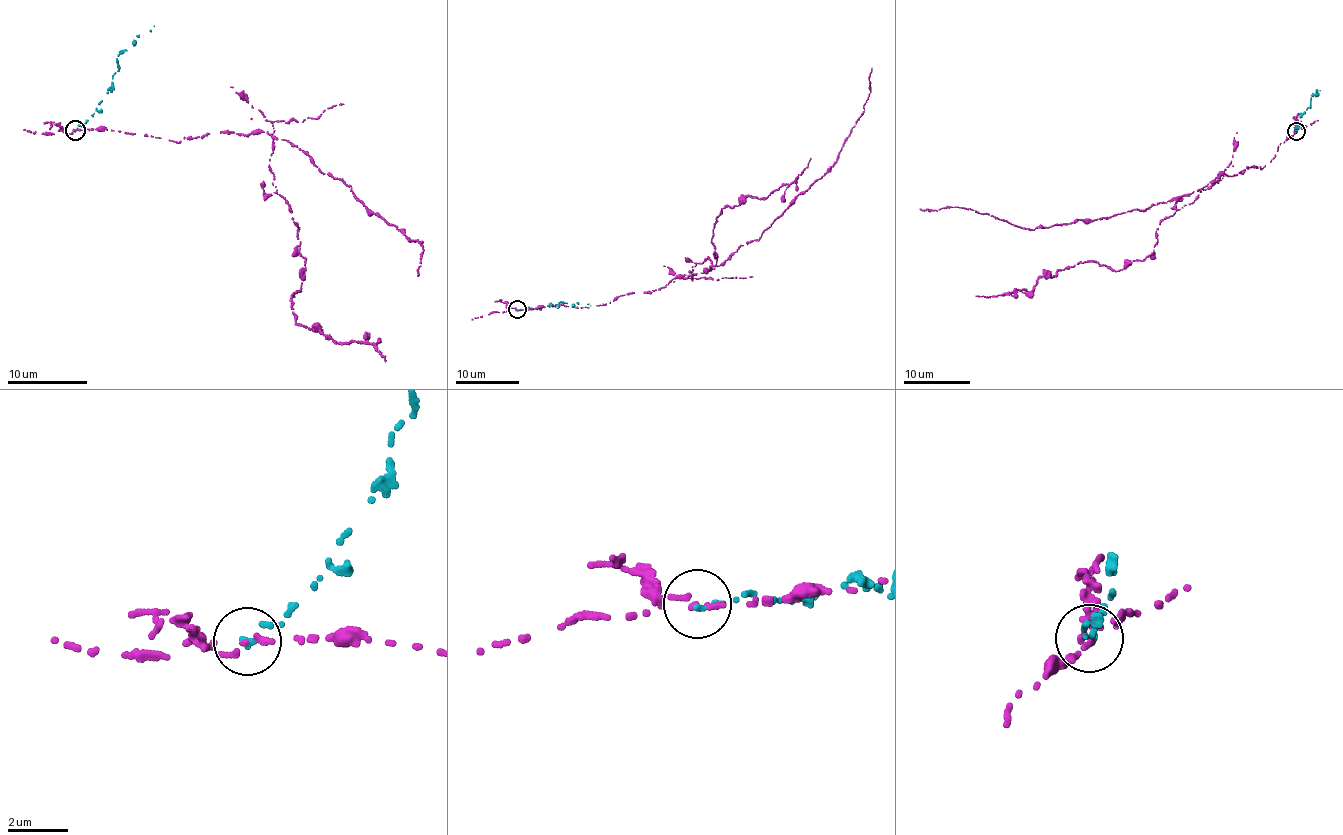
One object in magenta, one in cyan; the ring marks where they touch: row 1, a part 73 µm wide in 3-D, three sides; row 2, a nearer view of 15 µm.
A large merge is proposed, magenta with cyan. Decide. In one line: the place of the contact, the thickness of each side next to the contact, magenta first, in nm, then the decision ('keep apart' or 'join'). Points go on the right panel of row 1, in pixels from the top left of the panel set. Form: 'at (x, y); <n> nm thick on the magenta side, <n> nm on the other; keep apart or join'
at (1296, 131); 220 nm thick on the magenta side, 160 nm on the other; keep apart

